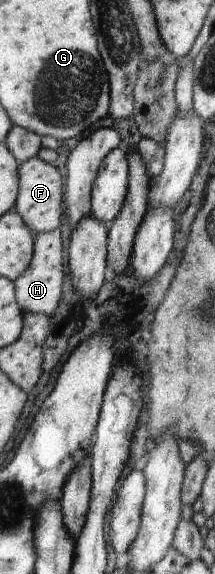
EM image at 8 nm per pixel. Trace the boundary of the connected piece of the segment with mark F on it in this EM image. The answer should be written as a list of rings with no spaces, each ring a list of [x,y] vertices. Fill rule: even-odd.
[[[32,158],[20,166],[20,193],[16,202],[16,212],[24,214],[24,221],[36,233],[48,233],[62,224],[62,180],[58,170],[42,159]]]

